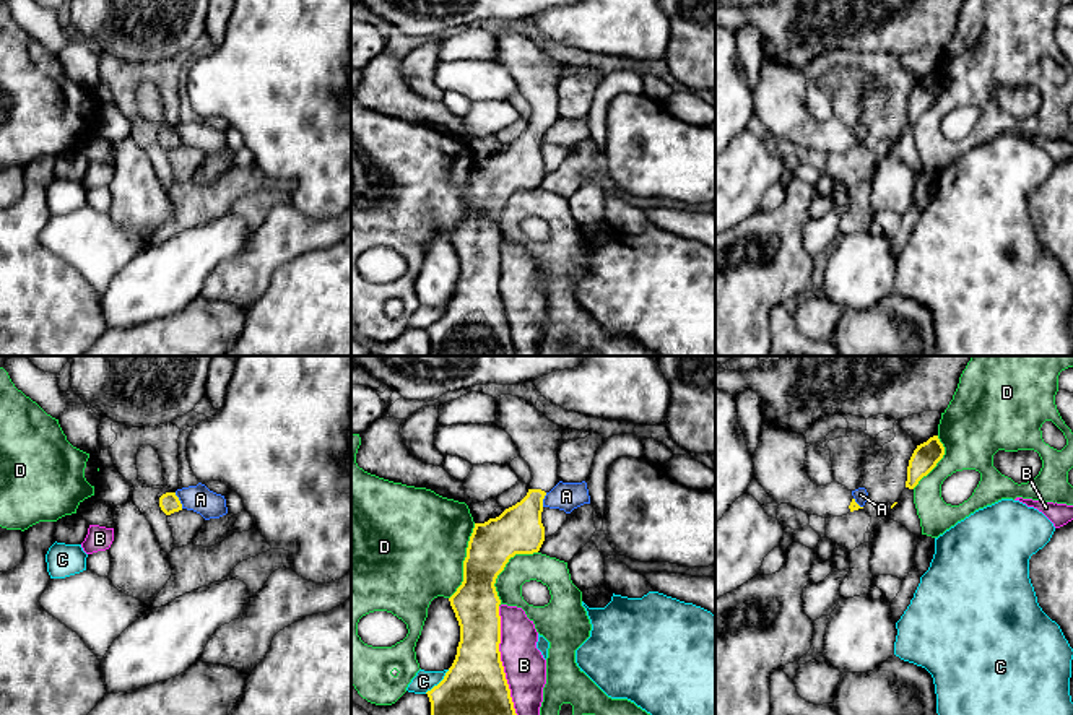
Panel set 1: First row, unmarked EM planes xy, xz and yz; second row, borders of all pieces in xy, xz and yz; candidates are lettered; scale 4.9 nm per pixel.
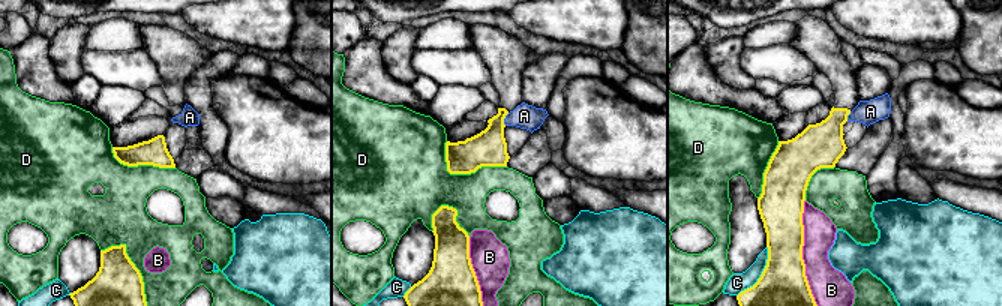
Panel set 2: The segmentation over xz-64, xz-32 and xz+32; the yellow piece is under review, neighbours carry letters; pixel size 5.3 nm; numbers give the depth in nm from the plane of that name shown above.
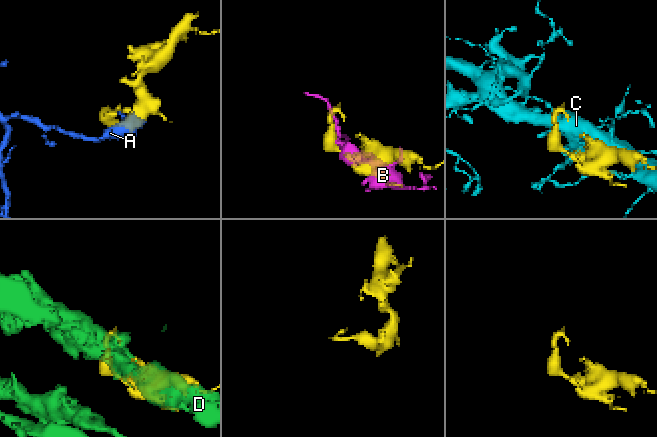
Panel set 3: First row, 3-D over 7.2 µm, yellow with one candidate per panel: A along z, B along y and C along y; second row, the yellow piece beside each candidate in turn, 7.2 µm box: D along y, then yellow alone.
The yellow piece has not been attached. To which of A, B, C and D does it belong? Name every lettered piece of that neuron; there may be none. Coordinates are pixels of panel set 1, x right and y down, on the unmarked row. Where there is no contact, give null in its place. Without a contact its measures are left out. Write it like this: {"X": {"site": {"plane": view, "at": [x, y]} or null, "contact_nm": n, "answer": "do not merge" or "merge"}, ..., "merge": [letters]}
{"A": {"site": {"plane": "xy", "at": [179, 137]}, "contact_nm": 90, "answer": "do not merge"}, "B": {"site": {"plane": "xz", "at": [501, 299]}, "contact_nm": 550, "answer": "do not merge"}, "C": {"site": {"plane": "xz", "at": [439, 319]}, "contact_nm": 170, "answer": "do not merge"}, "D": {"site": {"plane": "xz", "at": [464, 197]}, "contact_nm": 400, "answer": "do not merge"}, "merge": []}

